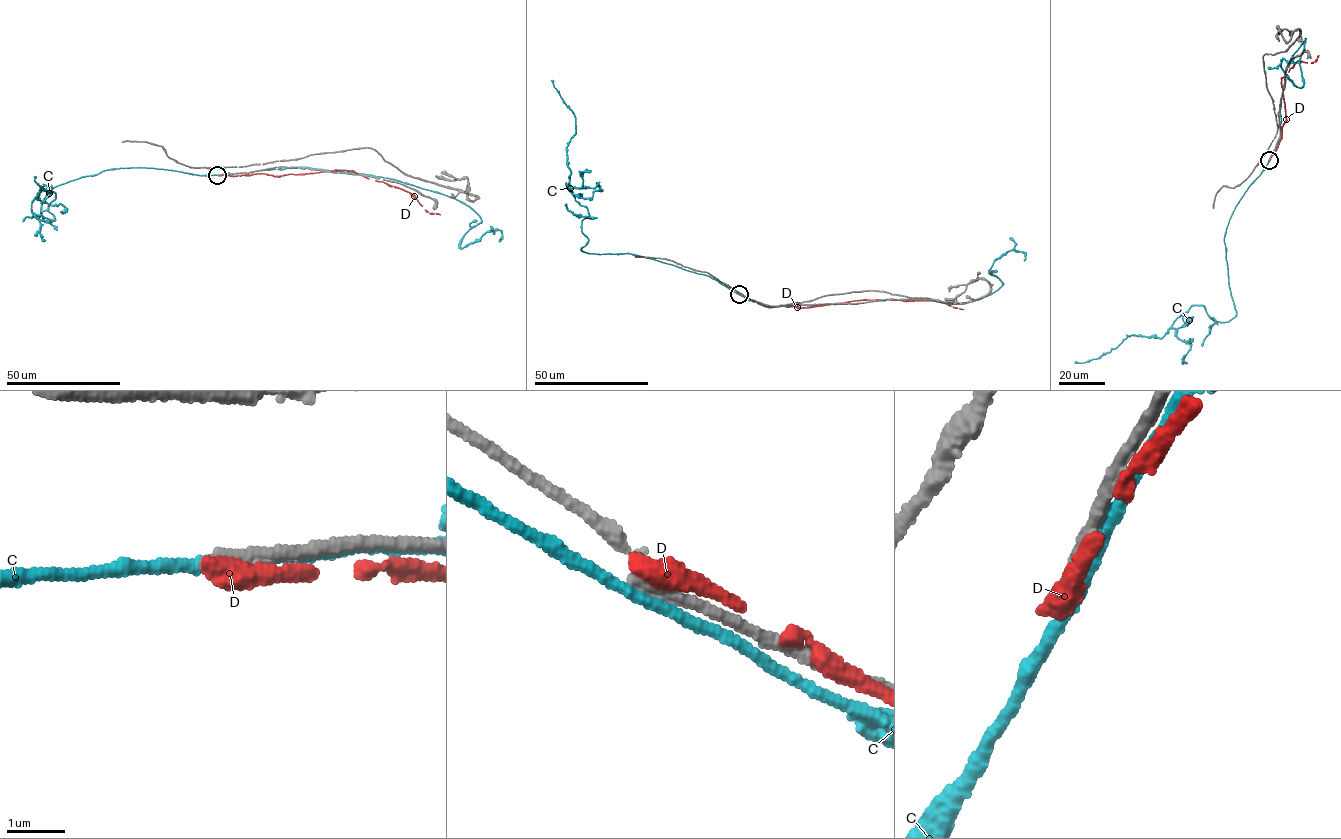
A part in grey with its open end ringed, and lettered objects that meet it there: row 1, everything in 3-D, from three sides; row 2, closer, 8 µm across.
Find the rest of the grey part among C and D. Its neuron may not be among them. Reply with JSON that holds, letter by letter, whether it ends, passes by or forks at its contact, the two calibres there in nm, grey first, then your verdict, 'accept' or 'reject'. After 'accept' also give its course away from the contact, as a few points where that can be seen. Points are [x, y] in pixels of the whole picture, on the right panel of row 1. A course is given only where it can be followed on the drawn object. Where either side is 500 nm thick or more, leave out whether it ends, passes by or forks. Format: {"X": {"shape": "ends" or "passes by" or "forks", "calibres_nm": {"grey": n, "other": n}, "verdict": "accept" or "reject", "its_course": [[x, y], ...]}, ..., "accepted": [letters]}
{"C": {"shape": "passes by", "calibres_nm": {"grey": 280, "other": 180}, "verdict": "reject"}, "D": {"shape": "ends", "calibres_nm": {"grey": 260, "other": 440}, "verdict": "reject"}, "accepted": []}

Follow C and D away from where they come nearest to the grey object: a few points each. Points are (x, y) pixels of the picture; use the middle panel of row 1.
C: (741, 295), (650, 258), (581, 250), (589, 216), (571, 190), (566, 146), (576, 119), (552, 80)
D: (740, 294), (771, 306), (800, 308), (883, 299), (931, 300), (963, 309)

